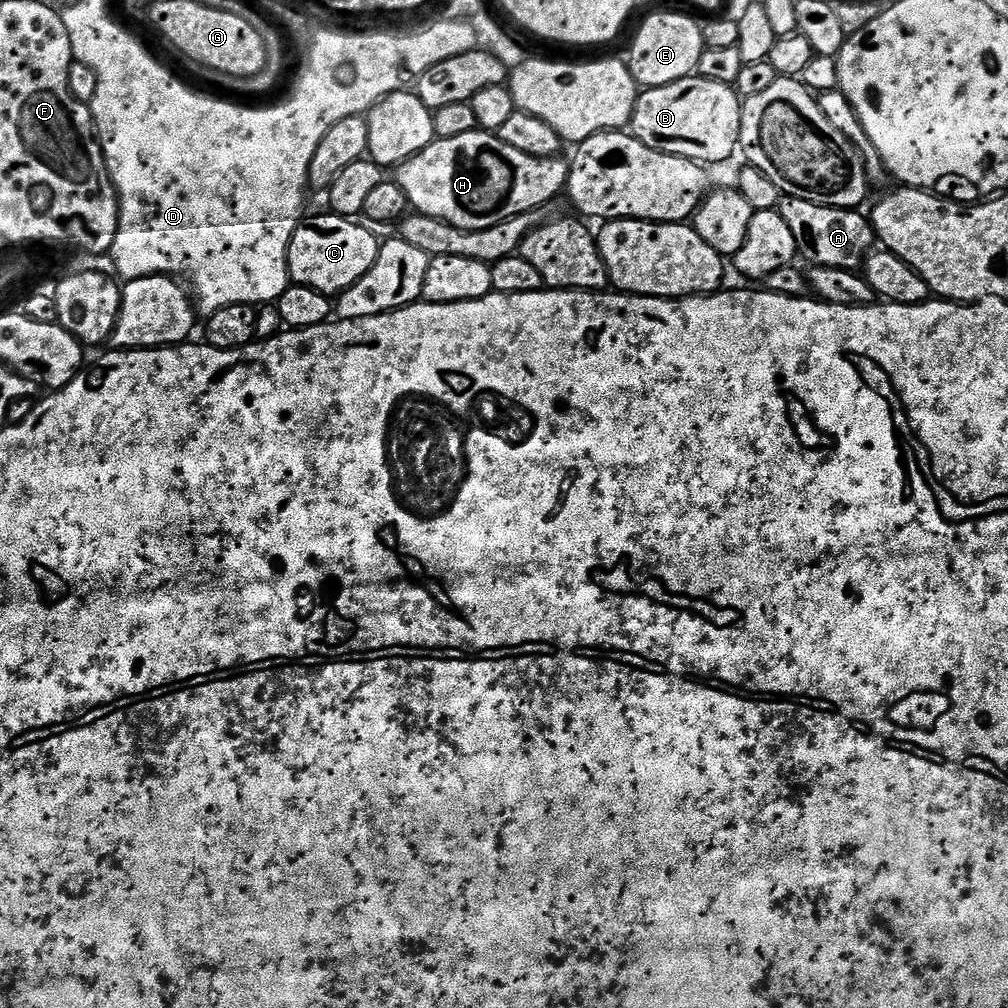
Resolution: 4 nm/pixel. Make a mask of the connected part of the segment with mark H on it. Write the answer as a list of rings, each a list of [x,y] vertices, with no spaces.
[[[477,130],[470,134],[461,134],[458,138],[437,138],[433,140],[430,146],[426,146],[426,150],[422,150],[414,158],[407,160],[405,164],[397,164],[394,169],[394,183],[403,190],[408,196],[409,201],[424,200],[423,215],[430,218],[438,218],[442,222],[446,222],[455,228],[462,230],[486,230],[490,226],[498,226],[498,222],[506,222],[515,216],[521,216],[527,212],[535,212],[543,209],[543,204],[548,204],[556,195],[563,193],[568,186],[568,170],[570,164],[567,159],[551,156],[550,158],[534,158],[530,154],[522,154],[522,150],[514,150],[514,146],[510,146],[501,136],[494,132],[485,132]]]

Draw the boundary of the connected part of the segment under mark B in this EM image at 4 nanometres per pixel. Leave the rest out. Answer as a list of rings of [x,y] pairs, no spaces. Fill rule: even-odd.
[[[693,74],[678,82],[670,82],[666,86],[643,89],[637,95],[630,131],[638,137],[650,150],[658,150],[666,154],[674,154],[682,158],[697,160],[699,164],[713,166],[737,155],[740,146],[740,109],[741,97],[736,95],[733,85],[722,82],[710,82],[710,78]]]

